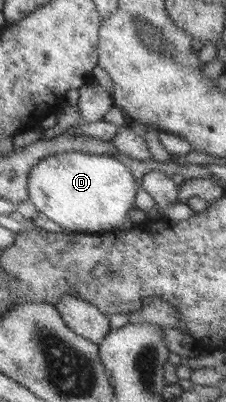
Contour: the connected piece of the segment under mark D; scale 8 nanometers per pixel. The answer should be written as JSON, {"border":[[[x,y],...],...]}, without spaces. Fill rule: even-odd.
{"border":[[[80,151],[45,157],[31,168],[28,177],[28,199],[38,211],[66,230],[89,235],[122,230],[125,216],[134,208],[139,186],[129,168],[114,157]]]}

